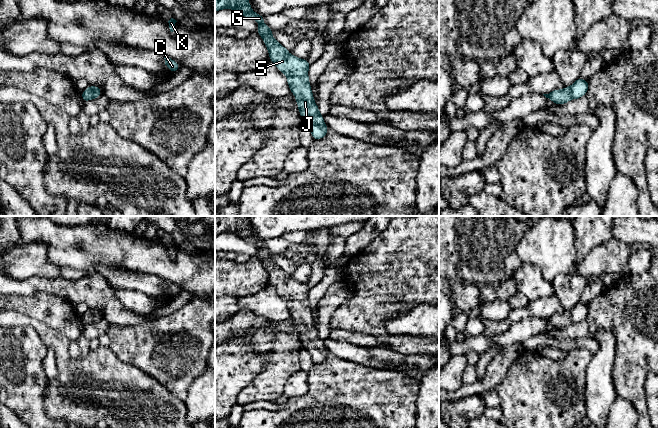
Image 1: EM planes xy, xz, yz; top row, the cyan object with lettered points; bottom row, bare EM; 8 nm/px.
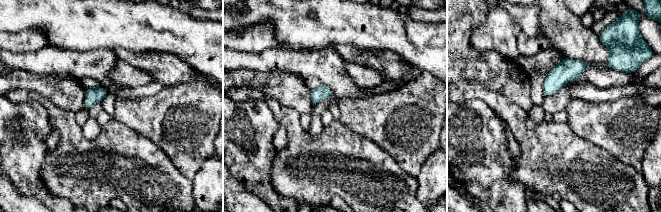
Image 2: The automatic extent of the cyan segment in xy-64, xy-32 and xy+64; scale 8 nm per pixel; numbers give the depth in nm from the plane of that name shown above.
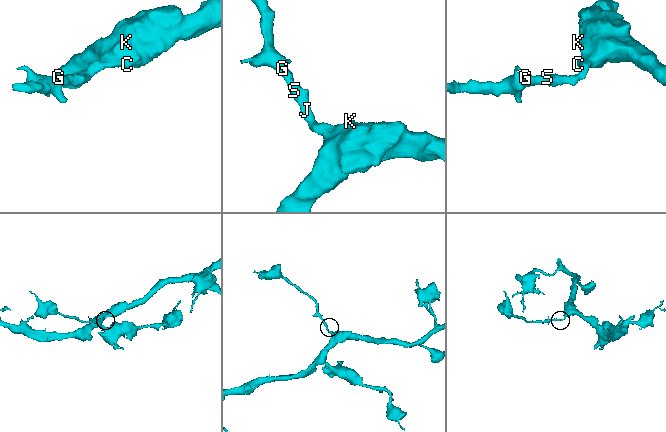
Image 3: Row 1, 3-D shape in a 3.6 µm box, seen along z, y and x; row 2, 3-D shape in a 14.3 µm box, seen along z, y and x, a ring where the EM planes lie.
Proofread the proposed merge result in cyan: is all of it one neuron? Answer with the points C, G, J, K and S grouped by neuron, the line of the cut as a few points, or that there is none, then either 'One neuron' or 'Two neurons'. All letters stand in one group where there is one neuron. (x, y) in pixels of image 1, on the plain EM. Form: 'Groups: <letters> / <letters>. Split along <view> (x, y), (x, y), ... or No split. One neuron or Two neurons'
Groups: C G J K S. No split. One neuron

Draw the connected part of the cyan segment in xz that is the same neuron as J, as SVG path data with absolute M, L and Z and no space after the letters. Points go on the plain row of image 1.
M215 216L215 236L221 233L235 234L240 239L260 247L257 257L263 262L268 273L269 284L286 299L289 314L295 319L303 347L310 353L313 364L324 362L328 350L314 326L308 301L308 293L311 287L291 279L285 271L273 262L273 254L264 248L264 240L256 238L251 233L245 216Z

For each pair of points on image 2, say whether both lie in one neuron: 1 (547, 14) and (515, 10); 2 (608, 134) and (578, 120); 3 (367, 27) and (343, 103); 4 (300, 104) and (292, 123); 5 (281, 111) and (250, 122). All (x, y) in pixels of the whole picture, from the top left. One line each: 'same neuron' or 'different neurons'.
1: different neurons
2: same neuron
3: different neurons
4: different neurons
5: different neurons

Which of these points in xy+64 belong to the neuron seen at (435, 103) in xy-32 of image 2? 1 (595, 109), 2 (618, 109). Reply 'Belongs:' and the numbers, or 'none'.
Belongs: 1, 2

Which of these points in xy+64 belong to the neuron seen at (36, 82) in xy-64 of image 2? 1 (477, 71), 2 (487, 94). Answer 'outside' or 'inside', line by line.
1: inside
2: outside

